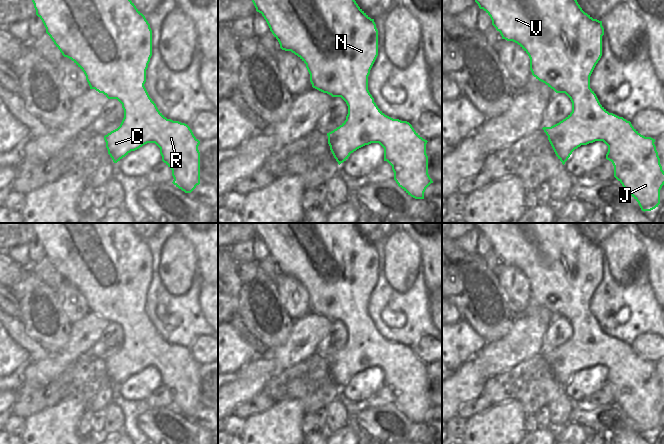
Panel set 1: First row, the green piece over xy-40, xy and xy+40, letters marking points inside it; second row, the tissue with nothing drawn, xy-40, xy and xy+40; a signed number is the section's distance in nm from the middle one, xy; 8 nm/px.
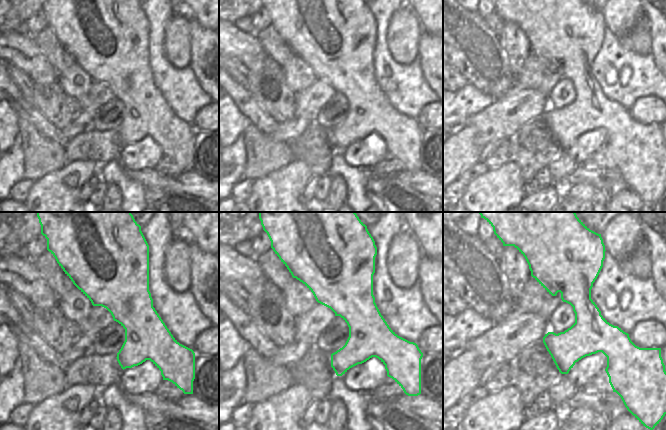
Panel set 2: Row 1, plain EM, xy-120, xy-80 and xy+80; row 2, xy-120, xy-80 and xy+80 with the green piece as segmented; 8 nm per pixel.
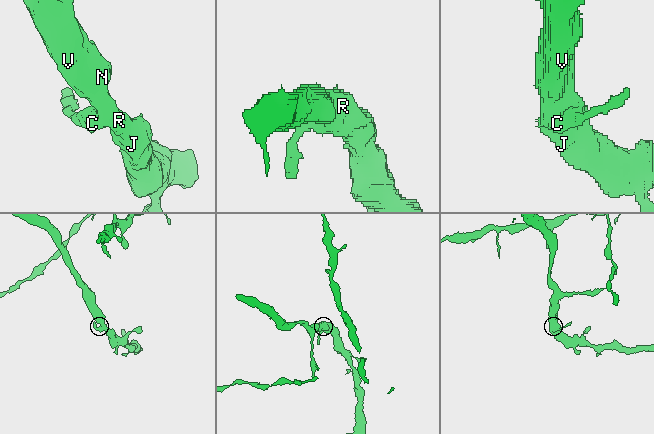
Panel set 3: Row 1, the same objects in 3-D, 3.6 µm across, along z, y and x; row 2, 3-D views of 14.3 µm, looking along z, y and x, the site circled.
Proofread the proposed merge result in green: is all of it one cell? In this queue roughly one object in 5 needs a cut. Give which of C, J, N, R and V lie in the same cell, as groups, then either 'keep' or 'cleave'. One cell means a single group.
C J N R V | keep

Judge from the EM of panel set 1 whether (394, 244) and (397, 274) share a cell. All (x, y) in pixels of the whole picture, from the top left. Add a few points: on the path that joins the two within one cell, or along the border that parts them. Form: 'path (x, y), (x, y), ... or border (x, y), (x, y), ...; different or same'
path (397, 251), (397, 267); same

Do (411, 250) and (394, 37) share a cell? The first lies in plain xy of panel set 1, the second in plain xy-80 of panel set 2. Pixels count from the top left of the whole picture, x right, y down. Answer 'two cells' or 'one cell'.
one cell

